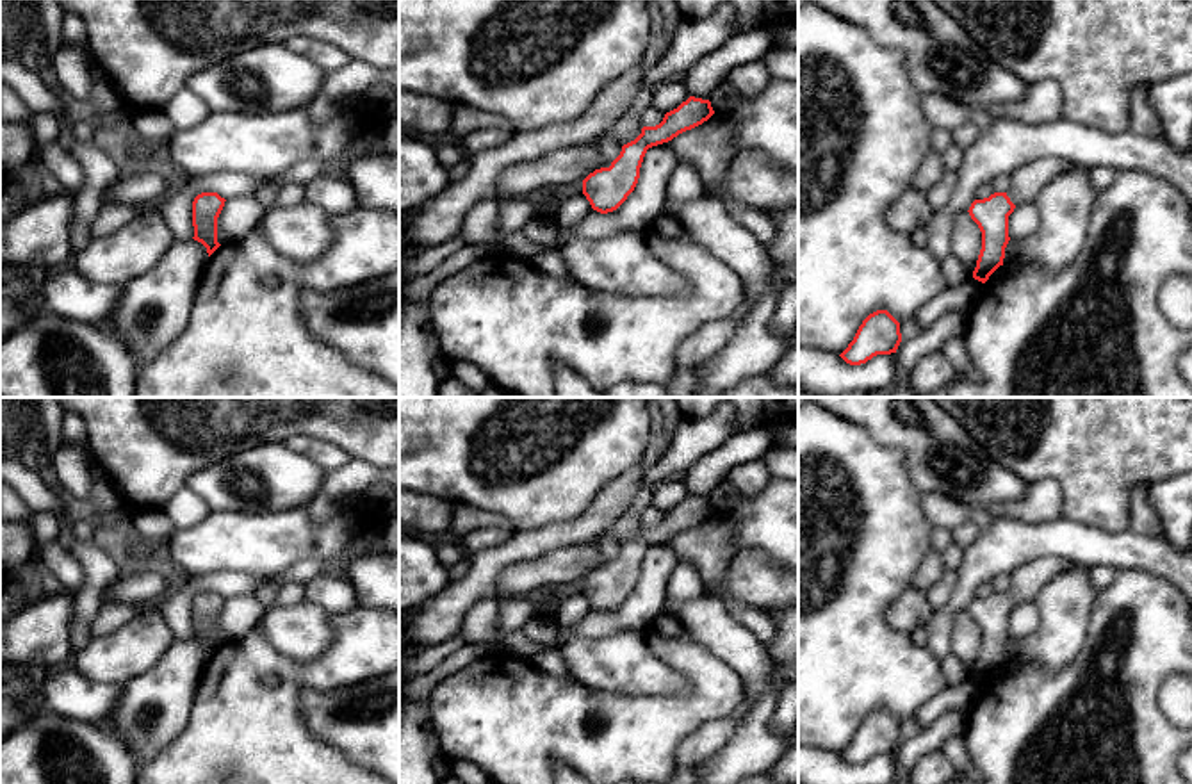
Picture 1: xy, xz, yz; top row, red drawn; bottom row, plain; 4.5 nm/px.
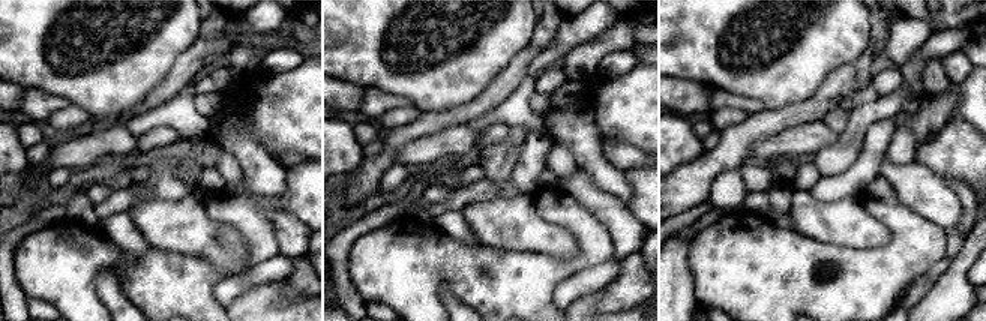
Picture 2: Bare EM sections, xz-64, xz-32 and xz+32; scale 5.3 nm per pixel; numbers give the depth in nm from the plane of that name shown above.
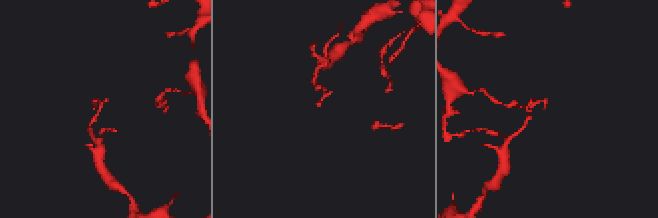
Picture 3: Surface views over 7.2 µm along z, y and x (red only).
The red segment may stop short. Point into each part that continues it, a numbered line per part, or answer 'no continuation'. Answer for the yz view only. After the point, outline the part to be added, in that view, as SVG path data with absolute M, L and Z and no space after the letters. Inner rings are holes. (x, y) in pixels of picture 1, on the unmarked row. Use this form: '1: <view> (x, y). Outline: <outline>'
1: yz (1027, 581). Outline: M1039 558L1019 565L1010 574L1010 588L1007 595L1019 606L1028 600L1035 600L1041 590L1060 572L1069 568L1073 563L1058 558Z

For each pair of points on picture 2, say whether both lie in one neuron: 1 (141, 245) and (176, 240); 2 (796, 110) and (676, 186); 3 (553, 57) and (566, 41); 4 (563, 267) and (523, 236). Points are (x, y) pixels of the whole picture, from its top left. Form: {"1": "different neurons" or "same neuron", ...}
{"1": "different neurons", "2": "same neuron", "3": "same neuron", "4": "different neurons"}

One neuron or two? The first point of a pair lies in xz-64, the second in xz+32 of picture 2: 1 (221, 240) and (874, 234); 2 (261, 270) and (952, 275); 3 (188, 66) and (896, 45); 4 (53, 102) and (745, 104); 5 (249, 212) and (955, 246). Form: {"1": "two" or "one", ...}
{"1": "one", "2": "two", "3": "two", "4": "one", "5": "two"}

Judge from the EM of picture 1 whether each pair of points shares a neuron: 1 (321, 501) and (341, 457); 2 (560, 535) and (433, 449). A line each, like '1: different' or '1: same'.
1: different
2: different

